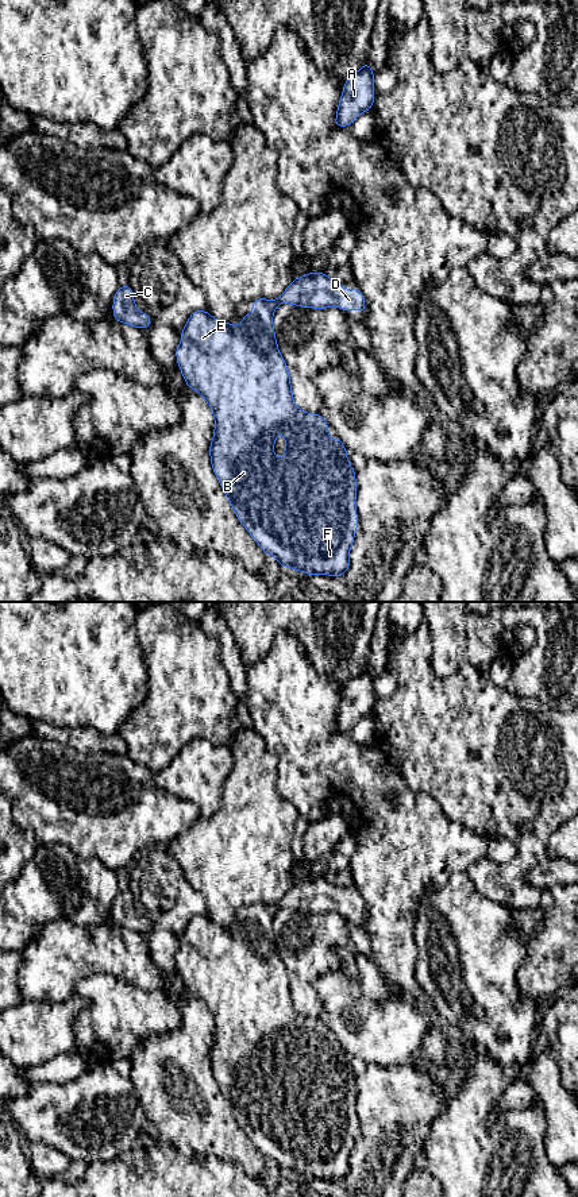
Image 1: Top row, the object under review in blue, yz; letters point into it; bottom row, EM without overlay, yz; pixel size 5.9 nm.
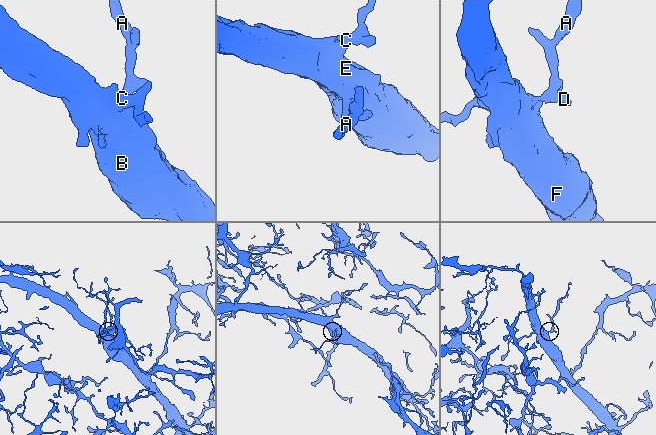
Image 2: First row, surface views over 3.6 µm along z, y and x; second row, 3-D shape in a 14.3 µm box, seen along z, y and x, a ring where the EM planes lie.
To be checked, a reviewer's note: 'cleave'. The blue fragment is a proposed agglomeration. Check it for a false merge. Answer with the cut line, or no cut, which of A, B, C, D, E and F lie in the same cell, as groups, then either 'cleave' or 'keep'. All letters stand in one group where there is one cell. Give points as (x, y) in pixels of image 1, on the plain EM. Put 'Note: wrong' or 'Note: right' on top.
Note: wrong
no cut | A B C D E F | keep

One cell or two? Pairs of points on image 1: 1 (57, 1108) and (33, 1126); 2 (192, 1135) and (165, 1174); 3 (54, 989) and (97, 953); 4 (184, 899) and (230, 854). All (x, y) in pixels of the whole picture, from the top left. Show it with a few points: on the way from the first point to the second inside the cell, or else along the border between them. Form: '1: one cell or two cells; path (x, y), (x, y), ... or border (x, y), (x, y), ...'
1: one cell; path (51, 1114), (45, 1114), (38, 1120)
2: two cells; border (153, 1136), (174, 1146), (187, 1157), (211, 1157)
3: one cell; path (61, 977), (85, 953)
4: two cells; border (176, 863), (185, 880), (203, 898), (205, 912)

